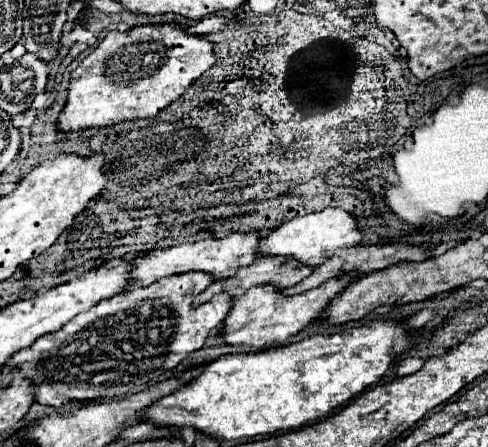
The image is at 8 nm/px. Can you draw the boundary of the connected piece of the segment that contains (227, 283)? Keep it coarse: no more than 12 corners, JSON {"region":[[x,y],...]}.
{"region":[[286,256],[256,258],[232,280],[212,282],[194,304],[216,292],[242,296],[258,284],[302,282],[312,266],[290,270]]}

